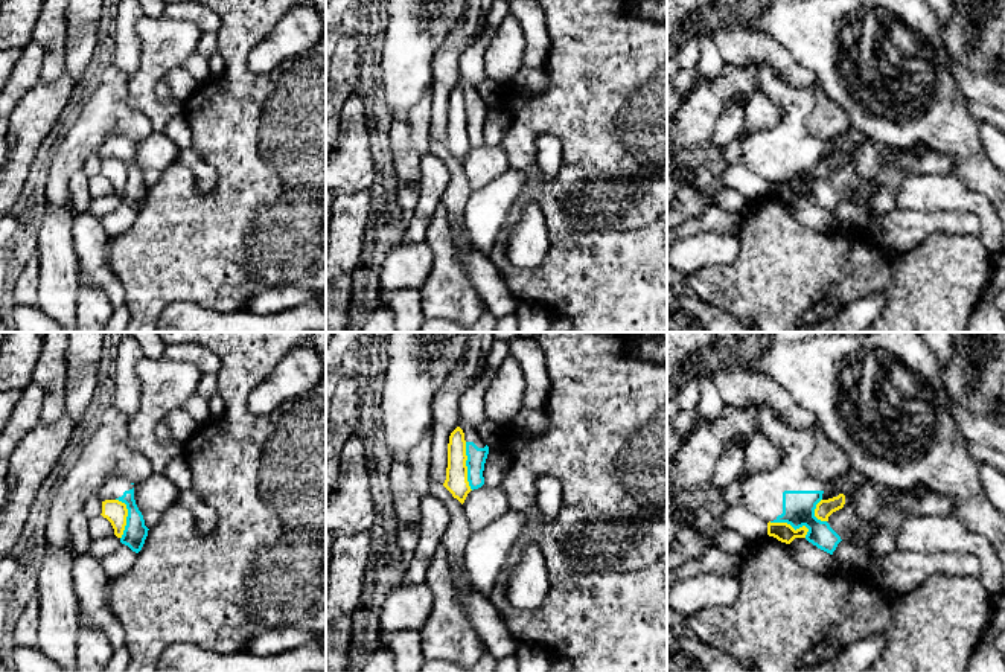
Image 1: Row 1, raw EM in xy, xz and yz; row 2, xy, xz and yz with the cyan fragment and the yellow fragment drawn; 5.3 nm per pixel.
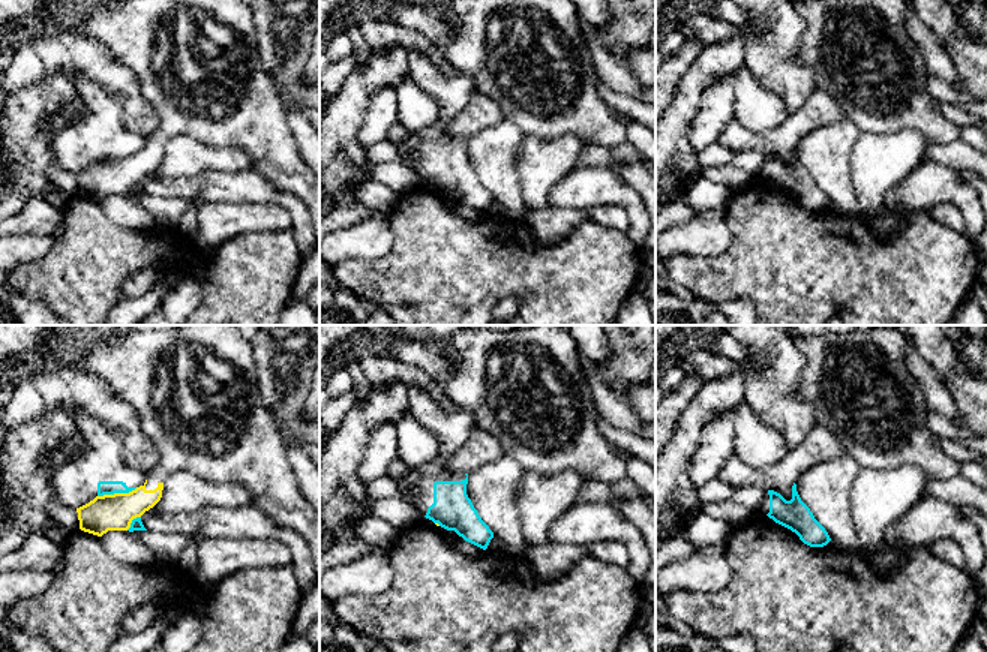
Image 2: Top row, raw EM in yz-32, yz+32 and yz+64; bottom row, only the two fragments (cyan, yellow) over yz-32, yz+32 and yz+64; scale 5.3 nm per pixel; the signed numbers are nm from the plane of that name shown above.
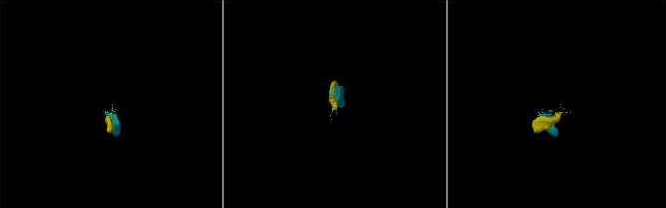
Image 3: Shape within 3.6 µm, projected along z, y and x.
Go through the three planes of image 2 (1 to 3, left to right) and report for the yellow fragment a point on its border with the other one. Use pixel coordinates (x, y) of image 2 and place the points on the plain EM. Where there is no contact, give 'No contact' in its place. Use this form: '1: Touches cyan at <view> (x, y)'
1: Touches cyan at yz-32 (117, 156)
2: Touches cyan at yz+32 (438, 188)
3: No contact

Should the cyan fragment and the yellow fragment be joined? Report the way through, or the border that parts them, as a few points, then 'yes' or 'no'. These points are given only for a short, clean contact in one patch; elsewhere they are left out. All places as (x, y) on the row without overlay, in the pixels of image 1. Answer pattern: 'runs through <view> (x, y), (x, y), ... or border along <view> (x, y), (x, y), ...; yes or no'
border along xz (465, 101), (466, 139), (472, 148); no

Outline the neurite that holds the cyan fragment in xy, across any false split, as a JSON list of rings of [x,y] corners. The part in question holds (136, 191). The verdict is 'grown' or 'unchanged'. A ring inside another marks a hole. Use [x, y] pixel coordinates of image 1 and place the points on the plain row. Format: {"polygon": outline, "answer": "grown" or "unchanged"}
{"polygon": [[[110,136],[96,152],[102,160],[119,158],[126,163],[128,175],[120,201],[139,212],[148,195],[148,186],[134,158],[134,143],[125,136]]], "answer": "grown"}

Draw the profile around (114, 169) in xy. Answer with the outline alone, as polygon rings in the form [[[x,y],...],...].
[[[105,158],[102,160],[100,174],[111,181],[114,194],[122,197],[128,175],[126,163],[119,158]]]

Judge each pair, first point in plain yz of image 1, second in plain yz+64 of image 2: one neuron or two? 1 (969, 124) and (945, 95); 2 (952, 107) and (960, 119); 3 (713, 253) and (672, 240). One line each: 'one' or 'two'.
1: two
2: two
3: one

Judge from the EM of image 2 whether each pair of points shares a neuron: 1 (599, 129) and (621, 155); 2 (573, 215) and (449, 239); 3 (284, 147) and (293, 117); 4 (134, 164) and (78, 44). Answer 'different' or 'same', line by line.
1: different
2: different
3: different
4: different

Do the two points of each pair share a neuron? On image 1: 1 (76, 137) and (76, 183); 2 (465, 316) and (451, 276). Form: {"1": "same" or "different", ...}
{"1": "different", "2": "same"}

